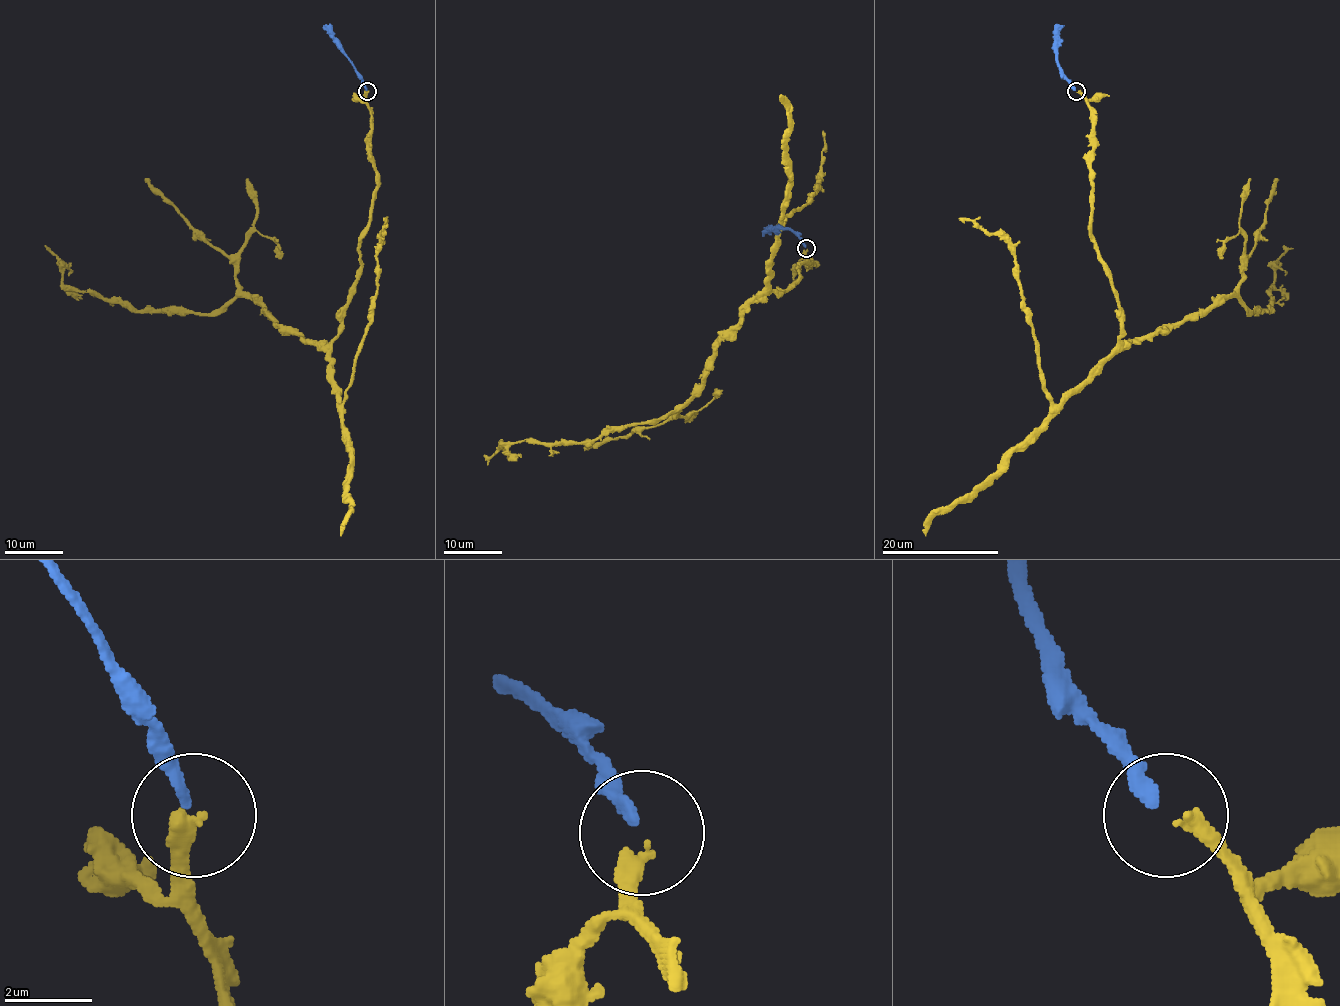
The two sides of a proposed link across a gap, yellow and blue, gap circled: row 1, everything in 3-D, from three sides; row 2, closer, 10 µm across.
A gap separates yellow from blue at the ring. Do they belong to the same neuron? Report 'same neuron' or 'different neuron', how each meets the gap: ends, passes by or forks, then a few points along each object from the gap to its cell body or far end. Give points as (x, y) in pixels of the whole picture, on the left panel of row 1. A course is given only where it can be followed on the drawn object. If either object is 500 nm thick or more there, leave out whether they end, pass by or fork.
same neuron; yellow ends; blue ends; course yellow (367, 92), (372, 219), (328, 343), (287, 333), (246, 297), (214, 311), (128, 310), (70, 289), (45, 246); course blue (366, 90), (351, 62), (324, 25)

